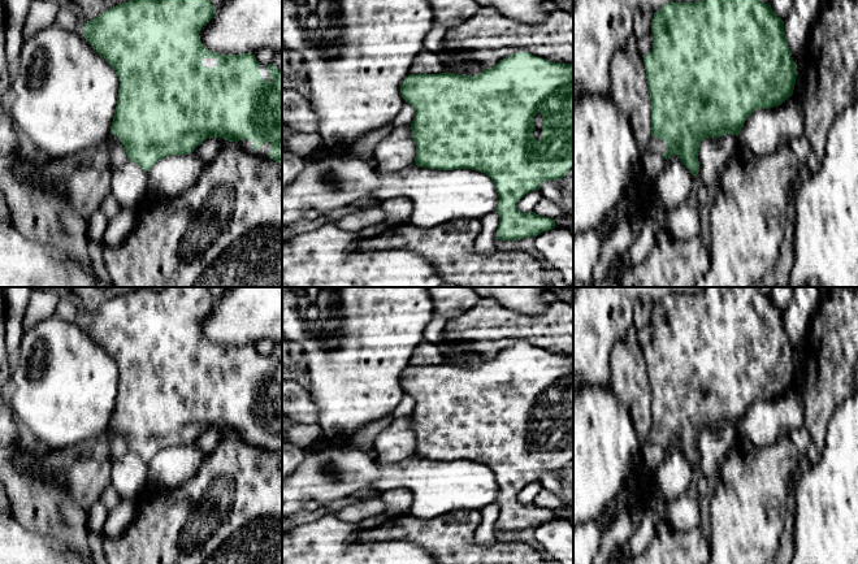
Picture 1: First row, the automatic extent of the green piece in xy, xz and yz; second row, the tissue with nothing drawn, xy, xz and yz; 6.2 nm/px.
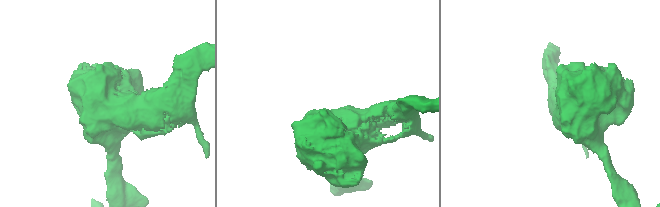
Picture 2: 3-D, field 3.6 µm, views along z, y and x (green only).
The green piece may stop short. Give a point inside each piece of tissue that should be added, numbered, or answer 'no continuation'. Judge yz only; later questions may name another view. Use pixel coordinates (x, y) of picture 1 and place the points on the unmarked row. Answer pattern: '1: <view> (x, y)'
1: yz (658, 438)

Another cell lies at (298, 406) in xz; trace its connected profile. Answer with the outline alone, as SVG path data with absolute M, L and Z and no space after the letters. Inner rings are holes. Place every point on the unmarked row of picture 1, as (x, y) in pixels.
M282 379L282 415L292 422L317 422L317 405L309 390L295 381Z

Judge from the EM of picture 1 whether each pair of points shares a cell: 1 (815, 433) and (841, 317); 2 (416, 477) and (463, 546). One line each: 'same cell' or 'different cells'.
1: same cell
2: different cells

